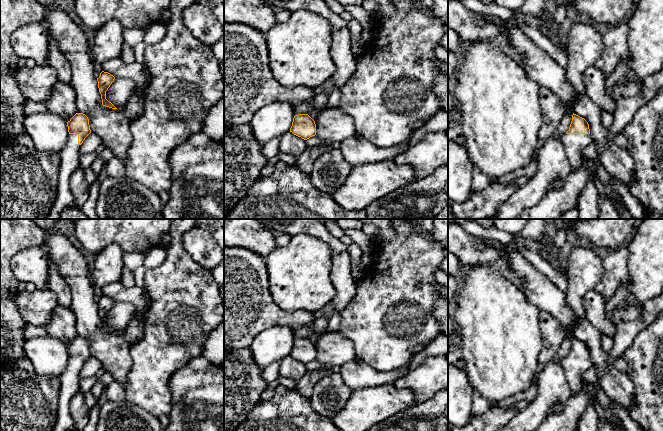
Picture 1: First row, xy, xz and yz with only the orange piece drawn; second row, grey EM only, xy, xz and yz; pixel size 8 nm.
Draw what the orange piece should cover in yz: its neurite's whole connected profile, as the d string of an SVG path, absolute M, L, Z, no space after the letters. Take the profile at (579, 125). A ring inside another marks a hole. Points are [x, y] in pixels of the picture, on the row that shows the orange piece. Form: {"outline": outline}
{"outline": "M573 113L569 130L561 135L561 141L565 146L572 170L578 170L584 161L581 151L592 143L588 122Z"}

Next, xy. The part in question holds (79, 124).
{"outline": "M76 113L68 122L68 139L59 153L61 165L57 185L57 197L45 219L61 219L61 212L74 206L74 198L69 188L72 173L80 167L79 149L85 138L91 133L89 119L83 113Z"}

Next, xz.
{"outline": "M308 114L295 115L290 132L304 140L307 140L316 135L315 121Z"}

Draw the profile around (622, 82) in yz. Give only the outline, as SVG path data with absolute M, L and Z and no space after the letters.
M629 56L624 57L616 69L605 75L606 93L616 102L623 98L634 97L642 90L642 82L639 82L629 63Z

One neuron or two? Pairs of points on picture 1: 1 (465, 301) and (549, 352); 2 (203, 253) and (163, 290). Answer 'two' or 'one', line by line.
1: two
2: two

